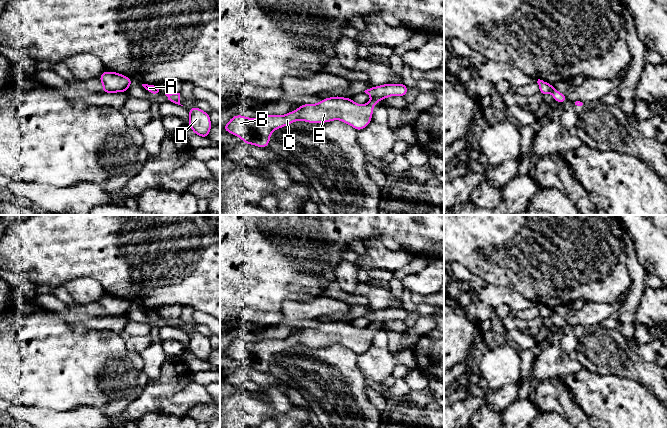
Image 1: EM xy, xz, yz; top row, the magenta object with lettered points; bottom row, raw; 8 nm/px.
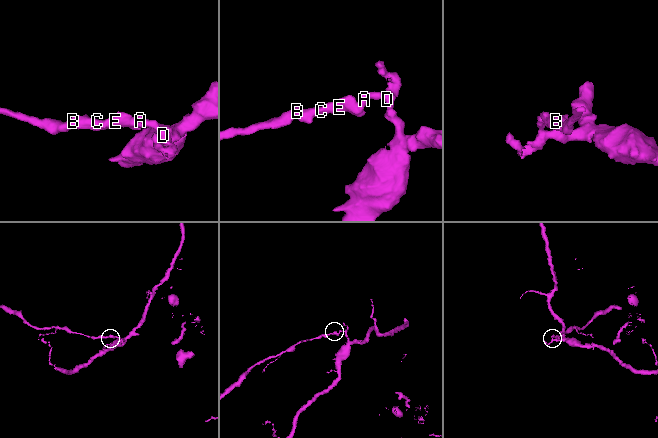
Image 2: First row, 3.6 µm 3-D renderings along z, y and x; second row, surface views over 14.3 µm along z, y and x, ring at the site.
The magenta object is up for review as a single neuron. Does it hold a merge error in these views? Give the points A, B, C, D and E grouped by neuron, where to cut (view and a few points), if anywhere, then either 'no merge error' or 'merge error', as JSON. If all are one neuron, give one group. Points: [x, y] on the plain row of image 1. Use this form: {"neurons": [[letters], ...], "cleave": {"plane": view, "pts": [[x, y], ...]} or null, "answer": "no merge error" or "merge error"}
{"neurons": [["A", "D"], ["B", "C", "E"]], "cleave": {"plane": "xz", "pts": [[372, 322], [377, 325]]}, "answer": "merge error"}

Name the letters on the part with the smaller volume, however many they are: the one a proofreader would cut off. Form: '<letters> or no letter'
B, C, E

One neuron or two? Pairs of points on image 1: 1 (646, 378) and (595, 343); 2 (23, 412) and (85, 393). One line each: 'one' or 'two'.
1: one
2: two

